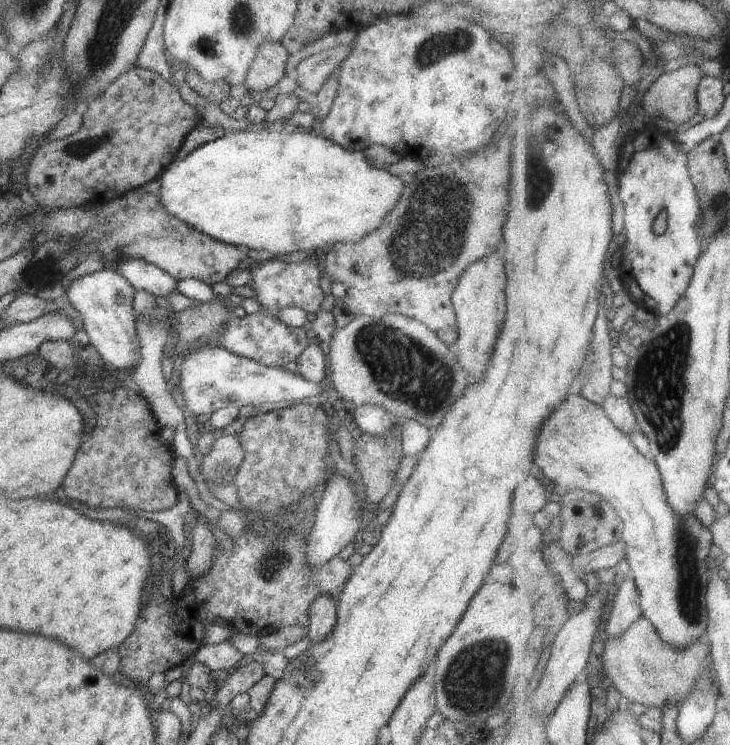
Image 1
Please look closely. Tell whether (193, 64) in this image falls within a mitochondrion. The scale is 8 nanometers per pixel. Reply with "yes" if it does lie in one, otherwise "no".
no

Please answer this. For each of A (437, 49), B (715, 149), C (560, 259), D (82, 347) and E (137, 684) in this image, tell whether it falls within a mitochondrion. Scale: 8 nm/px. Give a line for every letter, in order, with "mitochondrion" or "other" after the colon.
A: mitochondrion
B: other
C: other
D: other
E: other

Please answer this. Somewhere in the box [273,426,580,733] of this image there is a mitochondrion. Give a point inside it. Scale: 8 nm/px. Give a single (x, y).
(466, 673)

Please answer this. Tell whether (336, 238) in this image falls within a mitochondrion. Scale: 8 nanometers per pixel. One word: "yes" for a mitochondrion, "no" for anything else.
no

